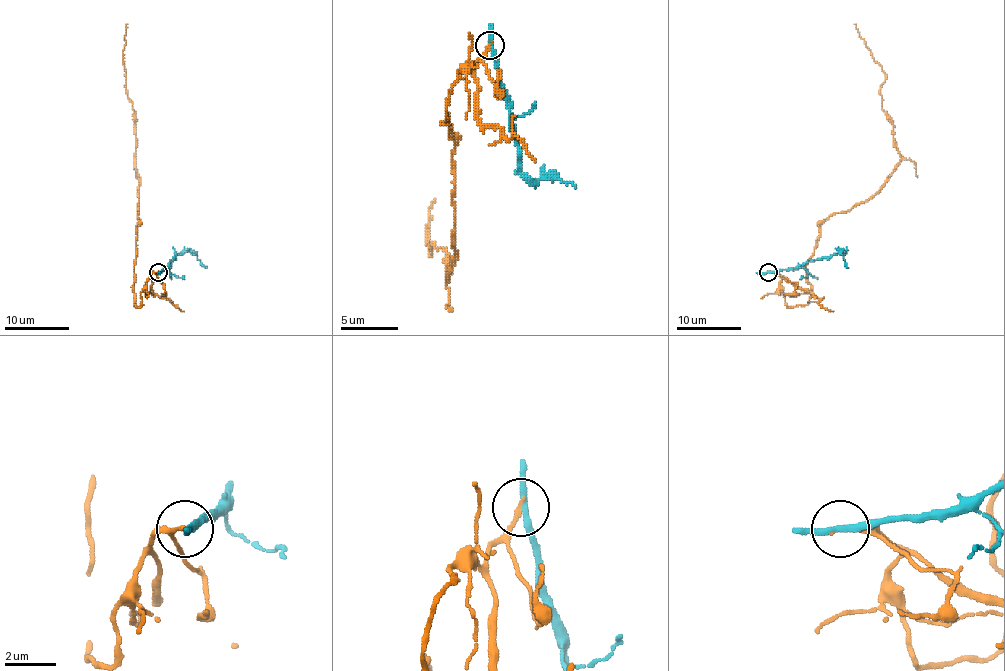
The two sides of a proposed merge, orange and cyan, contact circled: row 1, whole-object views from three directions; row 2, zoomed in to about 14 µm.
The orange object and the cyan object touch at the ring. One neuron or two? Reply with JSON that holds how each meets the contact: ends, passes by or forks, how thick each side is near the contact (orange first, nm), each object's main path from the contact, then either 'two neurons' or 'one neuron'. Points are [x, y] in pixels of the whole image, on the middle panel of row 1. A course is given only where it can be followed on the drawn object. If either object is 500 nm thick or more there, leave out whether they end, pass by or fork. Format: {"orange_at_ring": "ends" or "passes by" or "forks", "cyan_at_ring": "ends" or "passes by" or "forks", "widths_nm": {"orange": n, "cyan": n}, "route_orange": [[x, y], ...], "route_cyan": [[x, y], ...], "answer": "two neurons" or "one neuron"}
{"orange_at_ring": "ends", "cyan_at_ring": "passes by", "widths_nm": {"orange": 180, "cyan": 240}, "route_orange": [[489, 44], [458, 73], [446, 113], [449, 282], [443, 248], [432, 253], [426, 233], [435, 199]], "route_cyan": [[492, 44], [501, 90], [512, 119], [521, 170], [532, 179], [549, 179], [575, 188]], "answer": "two neurons"}

